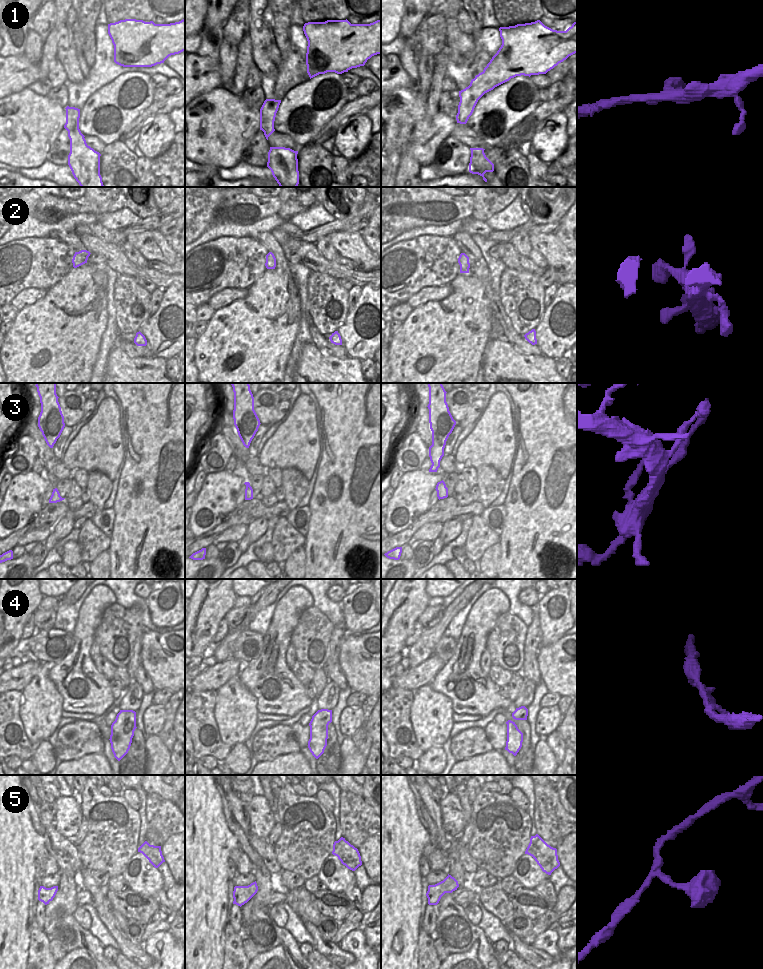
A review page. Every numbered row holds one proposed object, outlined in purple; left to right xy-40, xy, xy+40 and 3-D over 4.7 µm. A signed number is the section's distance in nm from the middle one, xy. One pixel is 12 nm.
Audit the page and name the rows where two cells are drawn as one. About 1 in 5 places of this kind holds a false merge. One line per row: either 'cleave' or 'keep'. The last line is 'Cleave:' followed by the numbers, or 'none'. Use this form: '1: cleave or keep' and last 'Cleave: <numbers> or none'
1: keep
2: keep
3: cleave
4: keep
5: keep
Cleave: 3

